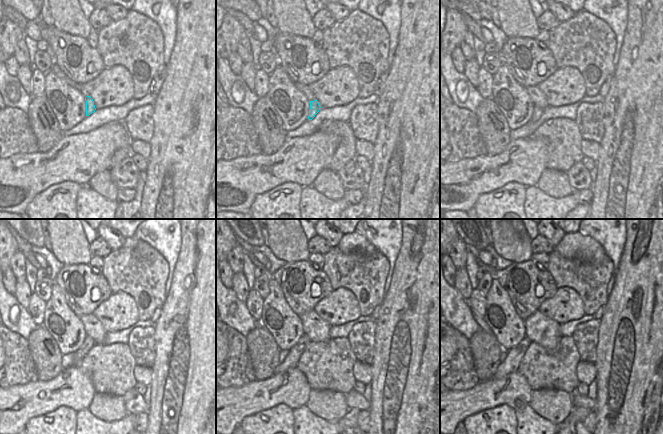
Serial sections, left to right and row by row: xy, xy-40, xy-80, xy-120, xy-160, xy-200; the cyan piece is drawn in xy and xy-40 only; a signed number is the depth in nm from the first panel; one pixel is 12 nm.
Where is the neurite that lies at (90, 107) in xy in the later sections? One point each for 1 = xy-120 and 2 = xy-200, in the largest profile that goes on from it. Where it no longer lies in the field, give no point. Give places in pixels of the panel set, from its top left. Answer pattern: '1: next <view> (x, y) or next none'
1: next xy-120 (88, 343)
2: next xy-200 (510, 364)

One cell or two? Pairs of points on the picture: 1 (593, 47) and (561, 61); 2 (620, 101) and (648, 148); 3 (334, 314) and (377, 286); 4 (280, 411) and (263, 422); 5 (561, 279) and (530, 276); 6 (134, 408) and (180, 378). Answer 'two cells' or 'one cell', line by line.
1: one cell
2: one cell
3: two cells
4: one cell
5: two cells
6: two cells

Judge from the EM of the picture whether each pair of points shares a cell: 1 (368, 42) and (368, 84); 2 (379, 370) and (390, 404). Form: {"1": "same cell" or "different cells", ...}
{"1": "same cell", "2": "same cell"}

